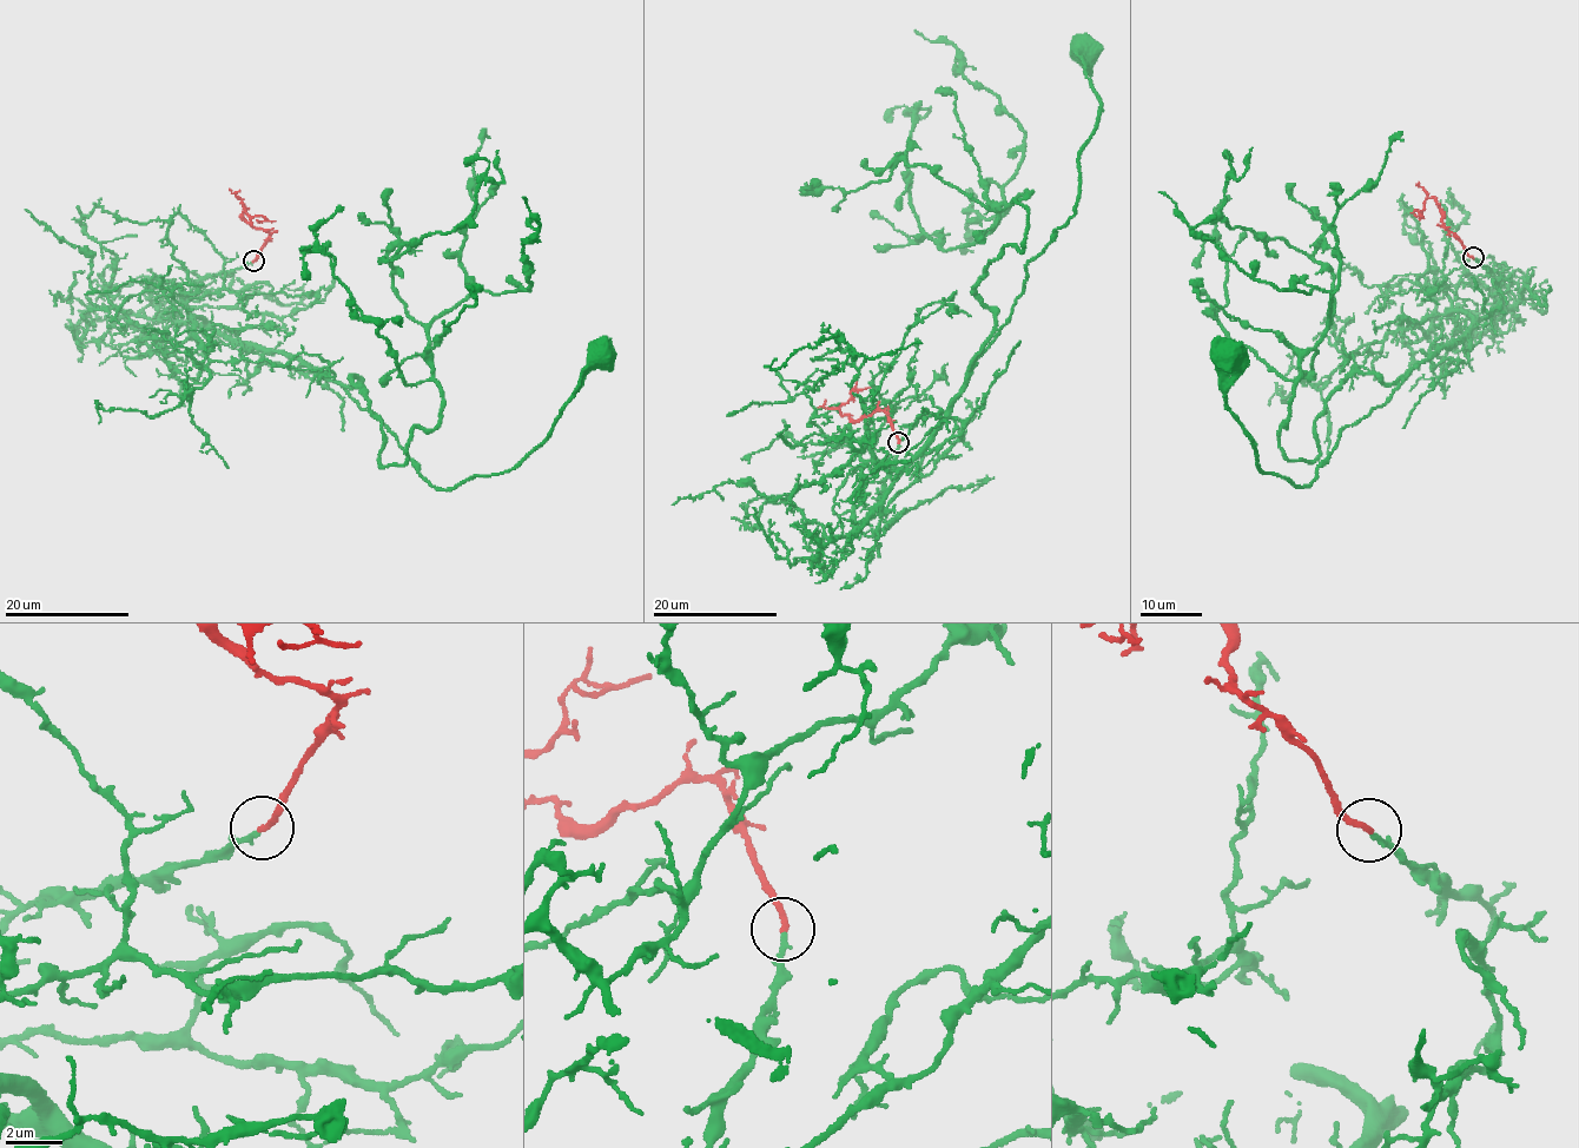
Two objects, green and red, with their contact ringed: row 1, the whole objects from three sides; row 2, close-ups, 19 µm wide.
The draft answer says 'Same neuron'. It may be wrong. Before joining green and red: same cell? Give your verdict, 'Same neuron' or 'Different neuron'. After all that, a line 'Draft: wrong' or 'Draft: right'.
Same neuron
Draft: right

